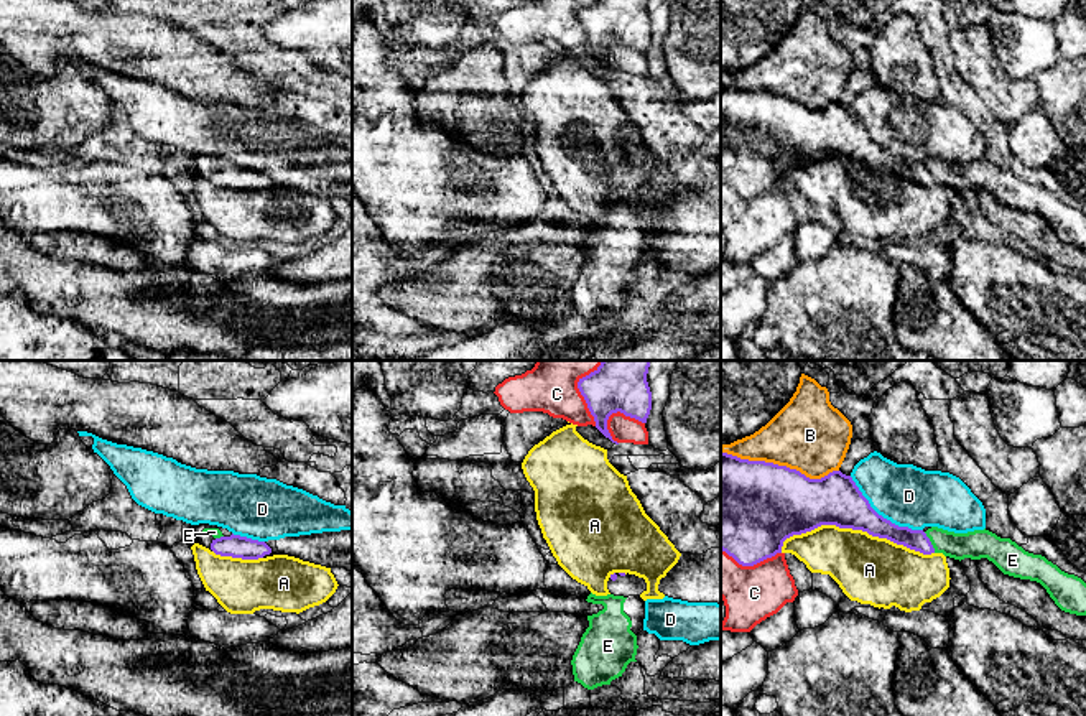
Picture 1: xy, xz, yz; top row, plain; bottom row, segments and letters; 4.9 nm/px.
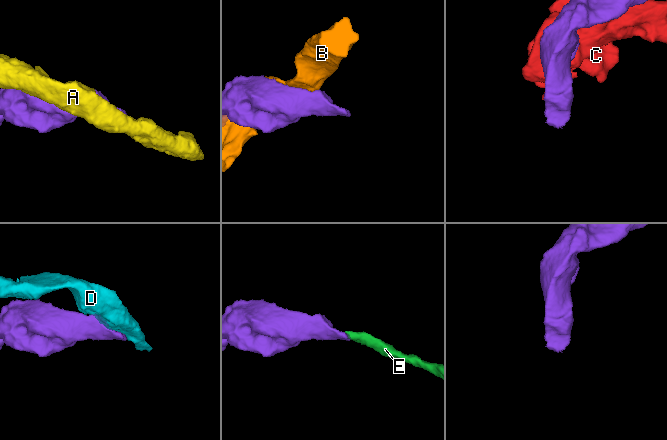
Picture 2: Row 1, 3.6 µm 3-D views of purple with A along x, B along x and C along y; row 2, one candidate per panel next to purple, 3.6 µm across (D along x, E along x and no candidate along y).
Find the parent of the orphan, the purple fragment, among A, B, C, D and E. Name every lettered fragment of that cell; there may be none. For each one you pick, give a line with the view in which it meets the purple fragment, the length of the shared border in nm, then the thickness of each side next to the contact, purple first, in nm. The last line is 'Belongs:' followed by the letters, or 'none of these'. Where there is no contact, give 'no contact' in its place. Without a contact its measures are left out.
E: yz | 120 nm | 100/140 nm
Belongs: E

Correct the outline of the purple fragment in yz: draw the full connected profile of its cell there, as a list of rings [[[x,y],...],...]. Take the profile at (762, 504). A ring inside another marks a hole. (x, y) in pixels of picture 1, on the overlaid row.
[[[721,453],[721,550],[739,565],[772,558],[787,538],[821,525],[862,530],[923,555],[987,558],[1004,574],[1040,583],[1061,611],[1086,616],[1086,583],[1010,538],[986,528],[954,533],[898,527],[879,515],[841,471],[810,479],[787,466]]]

